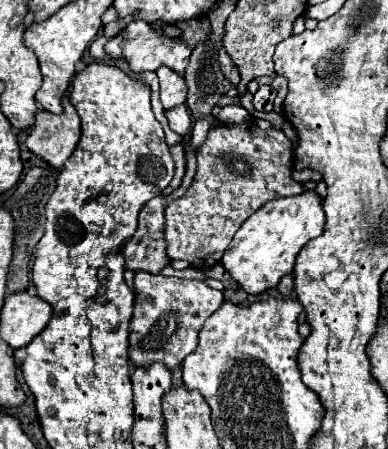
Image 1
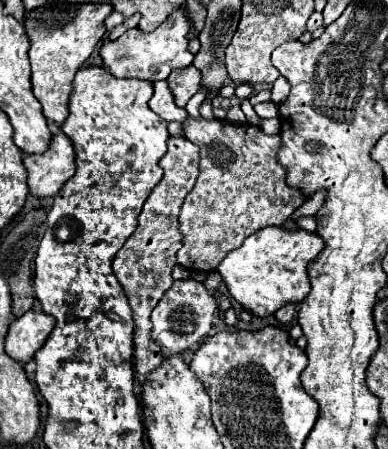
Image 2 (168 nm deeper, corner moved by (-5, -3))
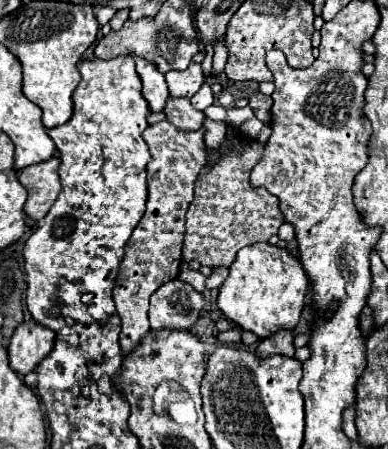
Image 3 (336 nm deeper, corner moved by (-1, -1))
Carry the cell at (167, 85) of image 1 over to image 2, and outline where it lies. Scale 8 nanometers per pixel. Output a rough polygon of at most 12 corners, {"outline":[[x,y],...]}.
{"outline":[[194,65],[174,69],[168,83],[178,107],[186,107],[200,89],[202,75]]}

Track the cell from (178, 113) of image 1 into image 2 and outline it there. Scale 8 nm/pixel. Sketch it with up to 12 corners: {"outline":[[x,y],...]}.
{"outline":[[154,81],[150,109],[182,123],[188,111],[174,103],[168,81]]}

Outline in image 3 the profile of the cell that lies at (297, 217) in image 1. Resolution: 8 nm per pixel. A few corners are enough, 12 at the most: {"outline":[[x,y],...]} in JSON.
{"outline":[[256,243],[236,253],[218,307],[264,339],[296,327],[300,257]]}

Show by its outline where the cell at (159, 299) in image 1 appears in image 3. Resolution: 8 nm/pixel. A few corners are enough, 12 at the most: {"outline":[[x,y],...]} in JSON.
{"outline":[[172,279],[150,299],[150,327],[190,331],[204,297]]}

